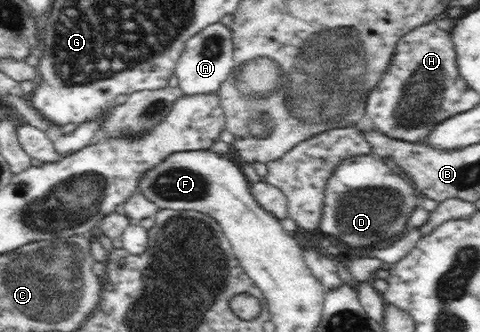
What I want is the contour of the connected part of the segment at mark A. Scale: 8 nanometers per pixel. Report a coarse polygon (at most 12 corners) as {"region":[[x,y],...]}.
{"region":[[233,29],[186,41],[174,69],[183,94],[218,91],[239,69]]}

